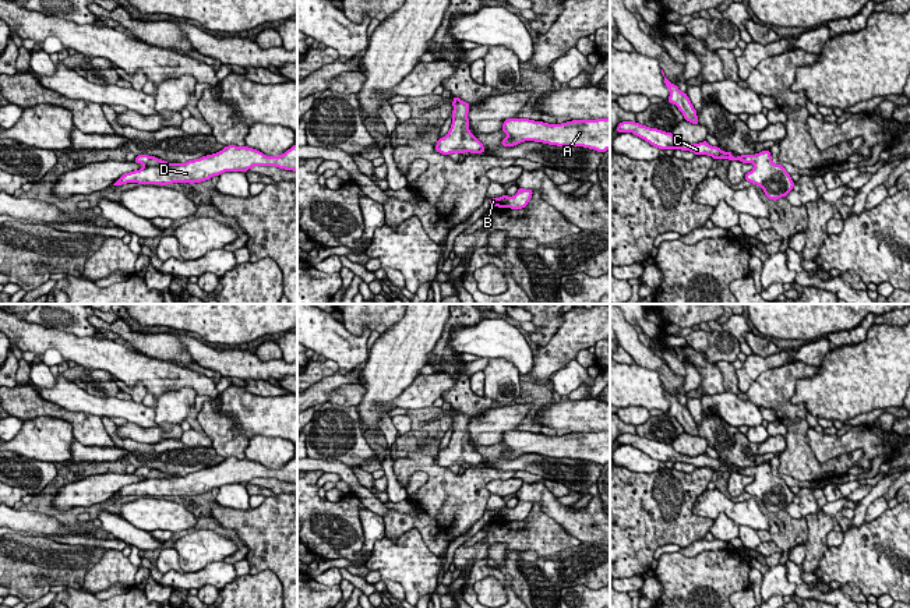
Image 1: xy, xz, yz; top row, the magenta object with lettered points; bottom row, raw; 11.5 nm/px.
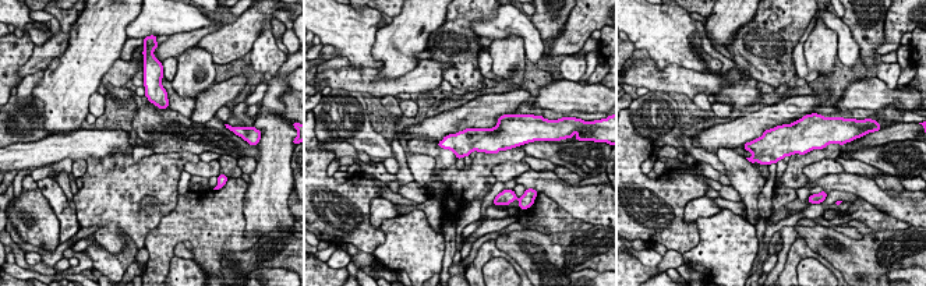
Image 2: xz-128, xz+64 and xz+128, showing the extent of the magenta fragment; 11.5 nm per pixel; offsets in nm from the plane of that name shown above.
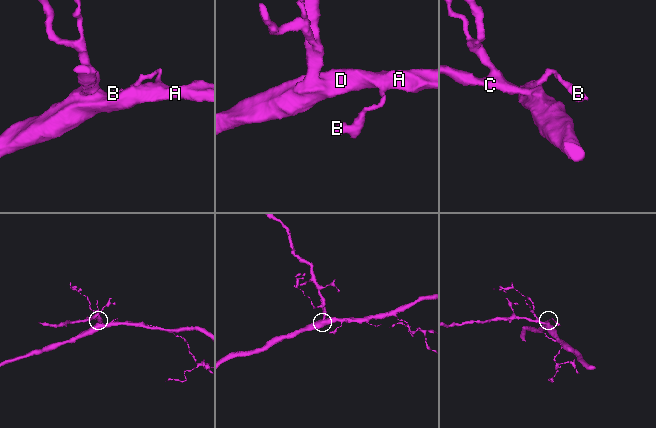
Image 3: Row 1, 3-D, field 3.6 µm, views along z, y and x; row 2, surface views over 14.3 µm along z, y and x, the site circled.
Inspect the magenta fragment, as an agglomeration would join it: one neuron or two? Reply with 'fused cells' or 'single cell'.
single cell

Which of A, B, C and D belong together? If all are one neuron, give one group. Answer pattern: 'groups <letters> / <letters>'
groups A B C D

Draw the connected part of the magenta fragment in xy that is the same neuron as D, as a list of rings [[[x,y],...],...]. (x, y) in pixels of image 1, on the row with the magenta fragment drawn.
[[[297,144],[279,156],[267,156],[262,152],[248,148],[229,145],[222,151],[188,160],[186,163],[167,163],[148,155],[137,155],[135,163],[144,167],[123,174],[113,185],[127,183],[138,184],[173,184],[173,183],[201,183],[212,176],[225,172],[247,172],[254,166],[276,166],[285,170],[297,172]]]

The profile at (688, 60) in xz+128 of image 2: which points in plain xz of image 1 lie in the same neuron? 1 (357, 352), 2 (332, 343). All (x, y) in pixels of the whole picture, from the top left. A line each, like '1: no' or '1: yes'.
1: yes
2: yes

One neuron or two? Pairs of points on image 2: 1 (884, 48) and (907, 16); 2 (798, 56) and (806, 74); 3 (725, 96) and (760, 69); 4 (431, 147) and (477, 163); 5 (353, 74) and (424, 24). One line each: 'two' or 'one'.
1: one
2: one
3: two
4: one
5: two

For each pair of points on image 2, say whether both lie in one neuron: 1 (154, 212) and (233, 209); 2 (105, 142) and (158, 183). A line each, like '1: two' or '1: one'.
1: two
2: two

